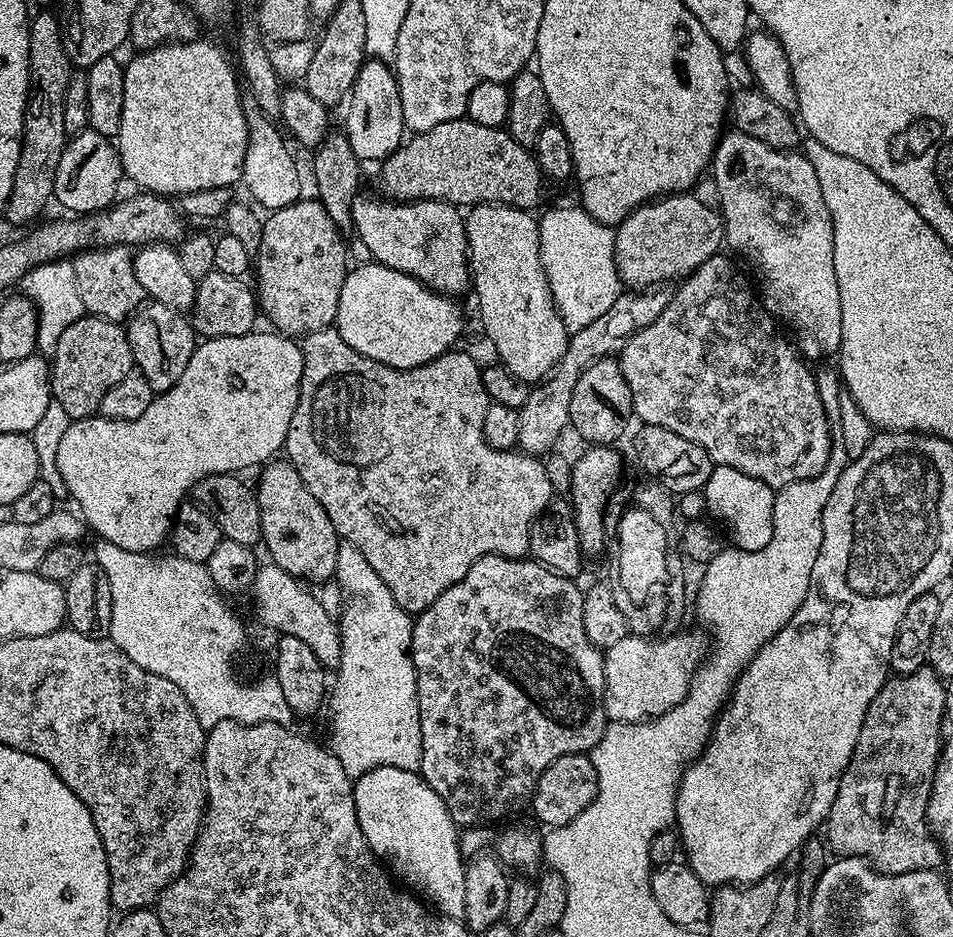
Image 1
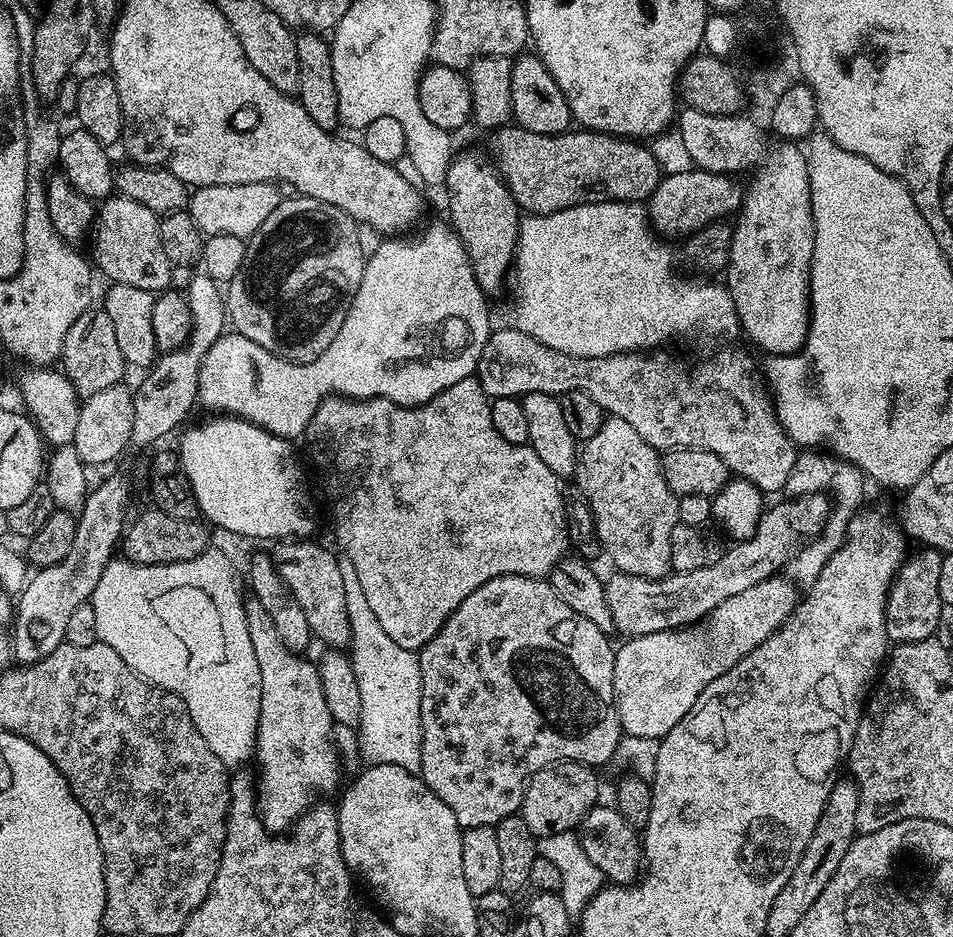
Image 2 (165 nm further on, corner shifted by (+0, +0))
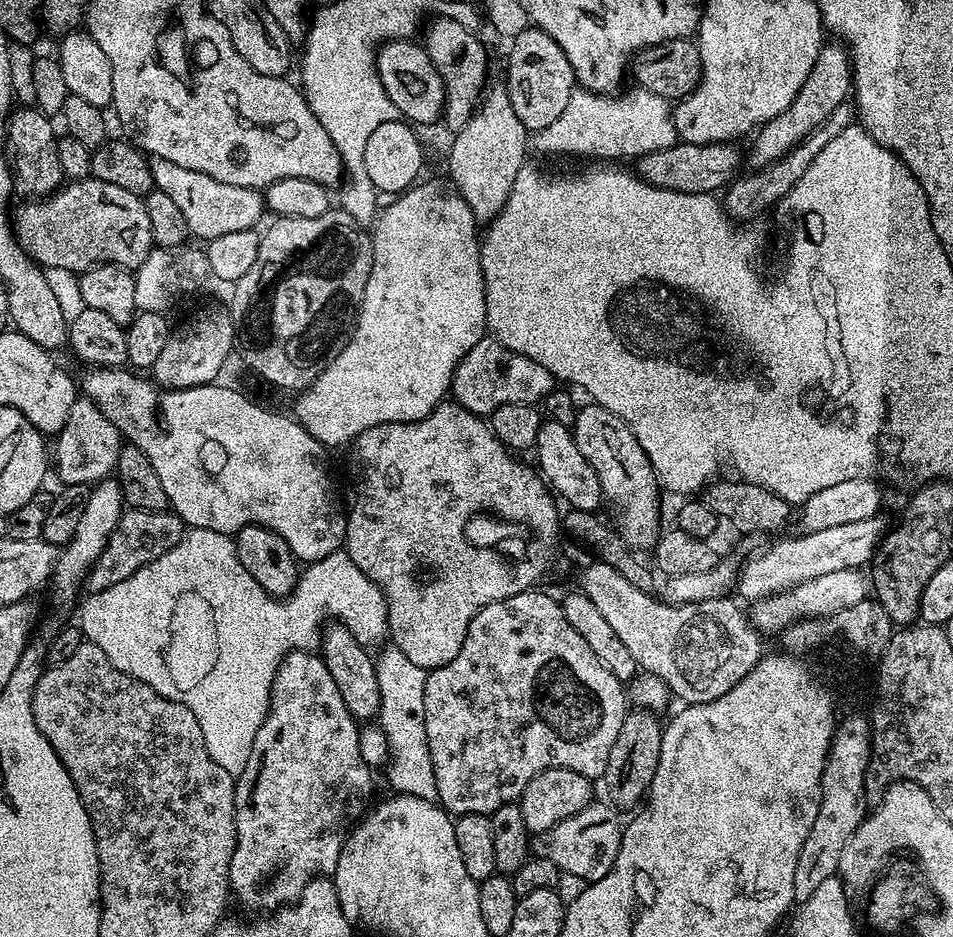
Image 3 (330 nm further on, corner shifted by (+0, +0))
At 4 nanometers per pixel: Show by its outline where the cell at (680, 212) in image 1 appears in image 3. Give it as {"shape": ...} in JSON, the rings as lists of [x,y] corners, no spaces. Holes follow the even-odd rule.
{"shape":[[[825,43],[821,47],[810,74],[806,74],[806,82],[802,82],[798,94],[794,94],[790,106],[786,106],[773,120],[766,120],[759,125],[755,133],[756,141],[752,144],[752,153],[749,156],[747,153],[746,156],[747,163],[749,160],[753,169],[764,168],[781,160],[795,144],[800,144],[802,138],[806,138],[815,128],[822,126],[822,122],[826,122],[826,118],[830,118],[830,114],[834,114],[834,110],[838,110],[838,106],[849,99],[852,62],[849,53],[842,50],[839,43],[831,43]]]}

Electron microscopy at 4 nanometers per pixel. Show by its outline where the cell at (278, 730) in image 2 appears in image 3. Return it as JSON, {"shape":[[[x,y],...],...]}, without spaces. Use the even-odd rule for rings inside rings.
{"shape":[[[312,650],[288,652],[284,655],[283,662],[276,668],[274,682],[272,683],[272,697],[268,703],[268,713],[258,730],[258,734],[254,734],[254,746],[250,750],[246,770],[242,770],[242,774],[235,777],[236,845],[234,846],[234,858],[230,862],[230,874],[228,875],[228,882],[235,899],[237,896],[248,908],[279,910],[299,900],[304,892],[304,887],[310,881],[335,873],[338,858],[342,854],[342,846],[348,839],[349,832],[352,831],[357,821],[365,815],[366,809],[369,807],[368,799],[372,796],[372,776],[374,776],[373,769],[369,768],[366,762],[362,762],[358,722],[350,714],[350,710],[346,710],[346,702],[342,702],[342,694],[338,694],[338,686],[334,683],[334,678],[330,678],[330,670],[326,670],[323,656]]]}

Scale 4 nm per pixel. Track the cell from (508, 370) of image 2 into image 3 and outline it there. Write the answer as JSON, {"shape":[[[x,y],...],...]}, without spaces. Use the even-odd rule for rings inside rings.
{"shape":[[[485,338],[476,343],[474,350],[470,350],[466,358],[458,362],[454,370],[450,396],[455,403],[461,404],[475,416],[487,417],[506,402],[539,405],[557,384],[556,377],[550,374],[550,370],[546,370],[546,366],[510,350],[501,340]]]}

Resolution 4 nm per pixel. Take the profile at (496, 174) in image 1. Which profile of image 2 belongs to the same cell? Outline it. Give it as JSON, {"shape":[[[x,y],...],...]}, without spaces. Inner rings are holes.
{"shape":[[[519,126],[498,128],[489,136],[492,136],[488,140],[488,148],[492,151],[491,163],[503,178],[516,205],[533,216],[554,214],[558,210],[594,202],[614,202],[615,200],[644,202],[654,194],[658,182],[662,179],[661,168],[655,161],[651,147],[644,145],[643,148],[640,145],[643,143],[632,138],[587,130],[569,130],[551,136],[550,134],[534,134]]]}

